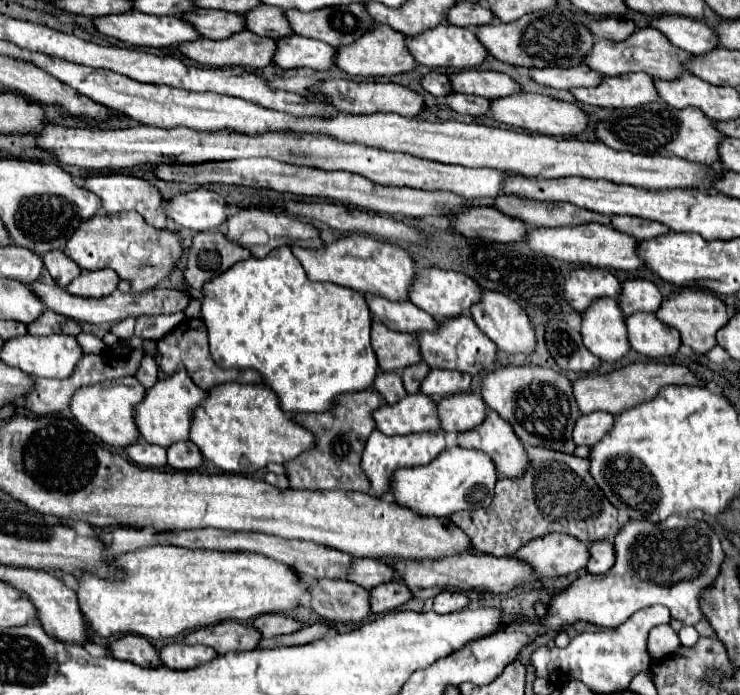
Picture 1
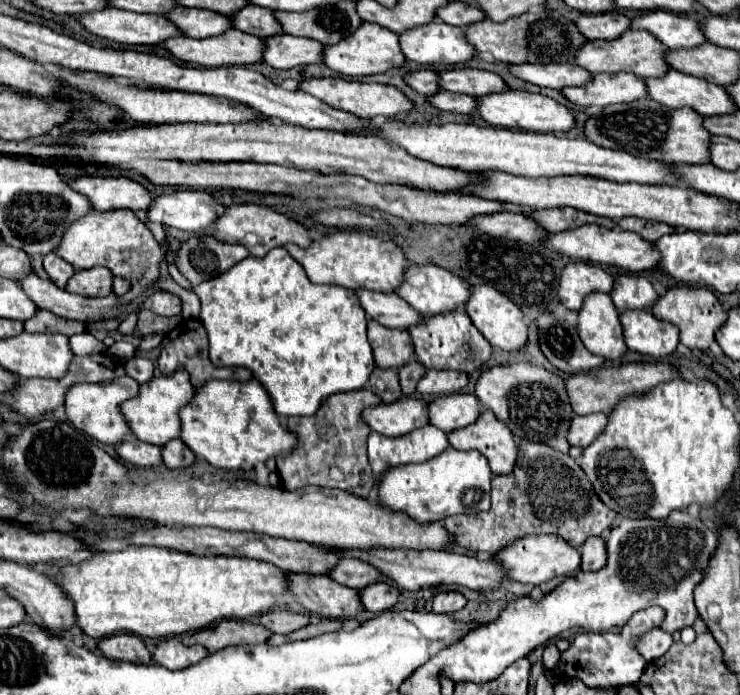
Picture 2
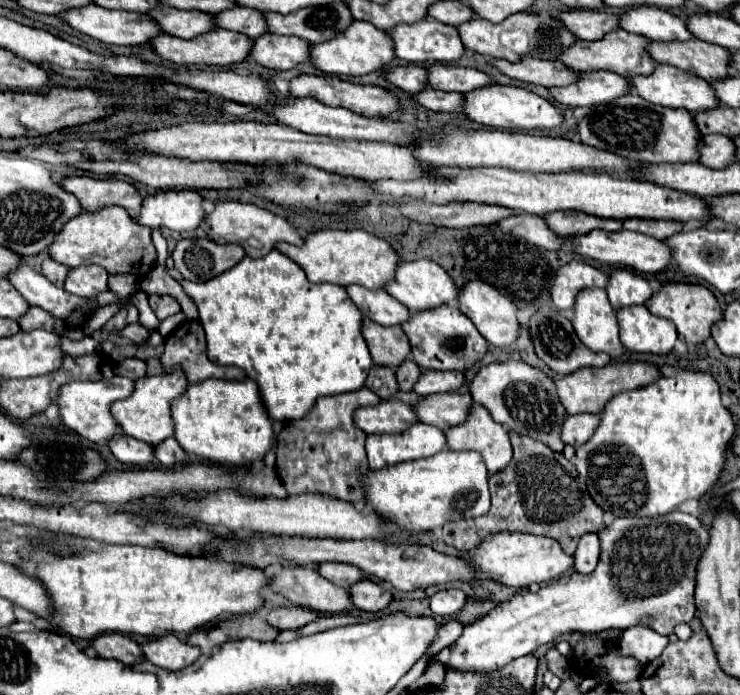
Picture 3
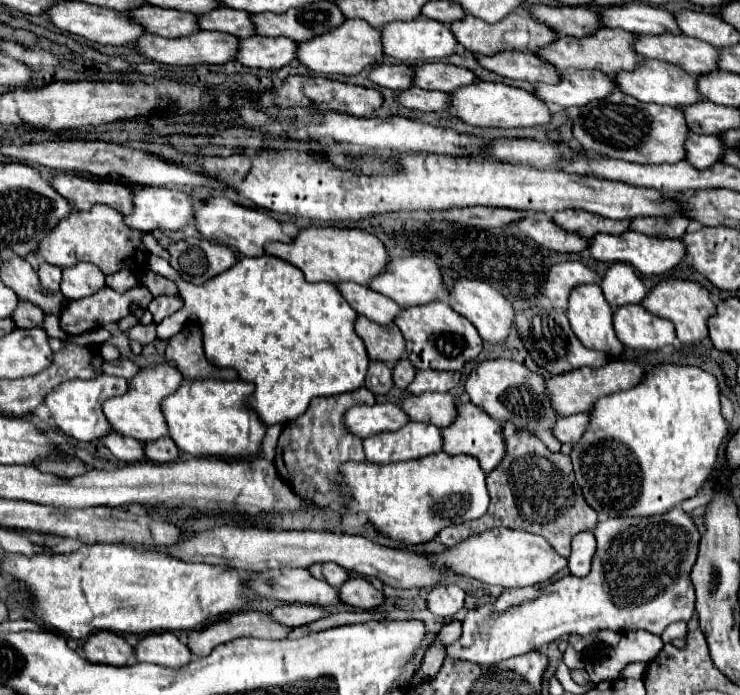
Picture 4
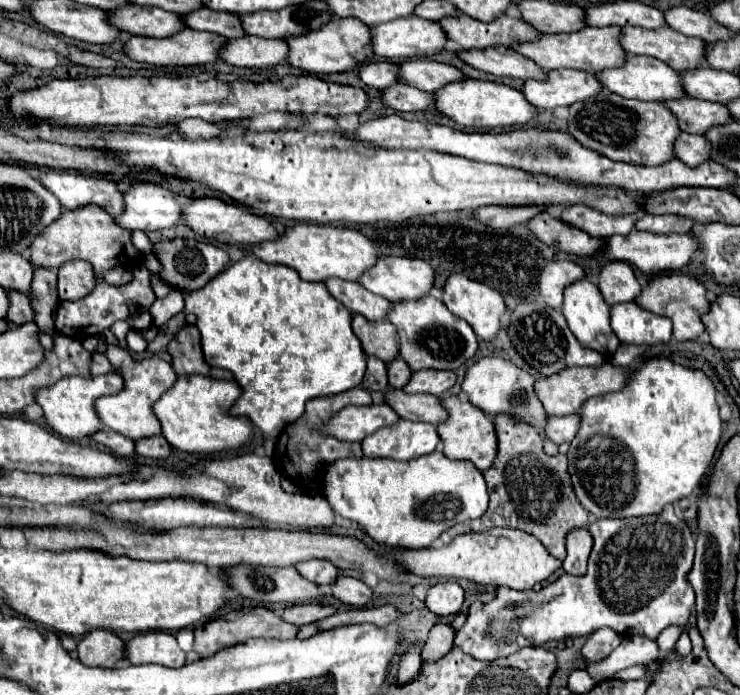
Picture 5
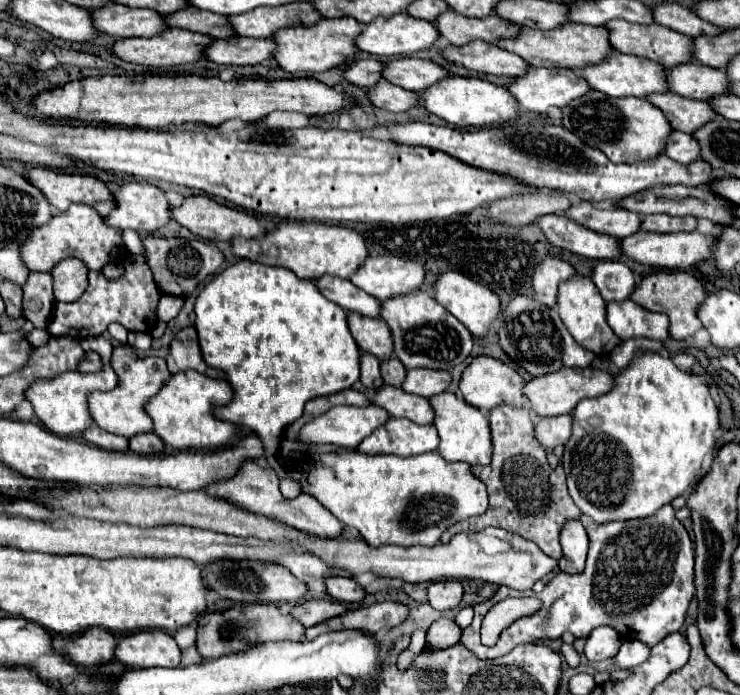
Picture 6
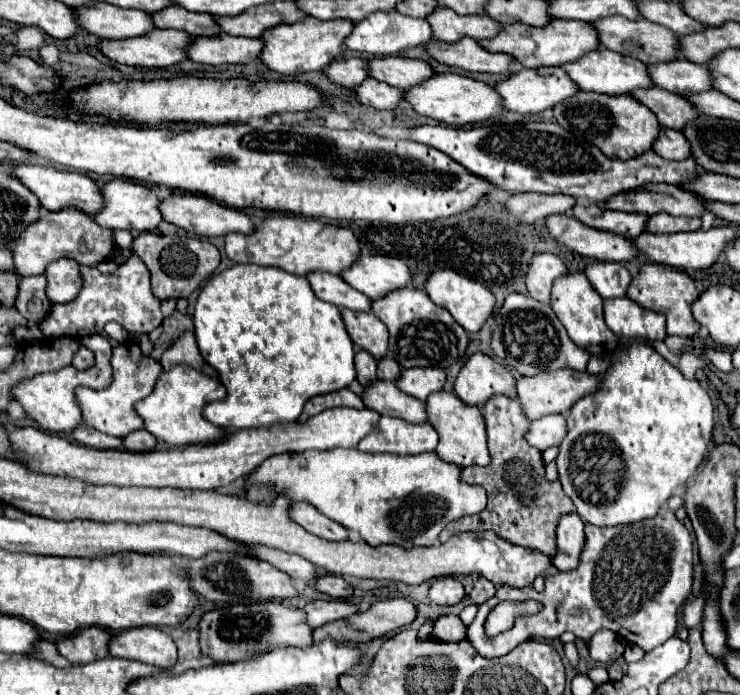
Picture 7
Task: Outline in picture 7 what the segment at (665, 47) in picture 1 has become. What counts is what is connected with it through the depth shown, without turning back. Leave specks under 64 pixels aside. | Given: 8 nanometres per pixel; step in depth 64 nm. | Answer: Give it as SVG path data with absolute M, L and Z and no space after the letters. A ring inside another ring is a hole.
M550 20L546 26L528 26L528 24L504 24L502 30L488 40L478 40L478 44L488 52L502 52L512 56L524 68L542 68L542 66L560 66L572 60L578 60L582 54L596 50L600 46L596 30L590 24L580 20Z

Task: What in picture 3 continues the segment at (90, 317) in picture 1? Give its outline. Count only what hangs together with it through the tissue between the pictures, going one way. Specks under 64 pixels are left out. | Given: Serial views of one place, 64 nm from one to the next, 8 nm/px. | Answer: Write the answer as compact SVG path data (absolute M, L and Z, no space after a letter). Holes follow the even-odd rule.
M20 262L18 268L8 272L6 280L24 296L30 306L40 306L60 320L68 318L80 306L90 304L90 300L86 298L78 298L64 292L62 288L56 288L42 274L34 272L26 262ZM158 294L150 296L150 308L154 310L154 314L160 320L164 320L164 318L180 312L180 304L172 296L158 296Z

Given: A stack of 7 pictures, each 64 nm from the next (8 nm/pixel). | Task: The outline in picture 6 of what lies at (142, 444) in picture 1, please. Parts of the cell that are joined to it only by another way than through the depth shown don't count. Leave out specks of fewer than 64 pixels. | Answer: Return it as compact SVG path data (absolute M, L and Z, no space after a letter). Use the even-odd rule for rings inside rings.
M96 426L86 428L80 436L88 444L94 444L94 446L104 448L104 450L118 450L118 452L126 452L128 450L128 440L126 438L116 436L116 434L110 434L110 432L104 432L104 430L96 428Z

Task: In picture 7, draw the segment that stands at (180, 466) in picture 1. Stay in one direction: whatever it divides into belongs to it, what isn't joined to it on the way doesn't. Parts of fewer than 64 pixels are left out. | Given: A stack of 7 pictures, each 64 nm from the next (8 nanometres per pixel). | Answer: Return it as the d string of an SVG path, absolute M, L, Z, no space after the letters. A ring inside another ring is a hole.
M136 430L124 438L124 448L136 450L136 452L140 450L146 452L146 450L152 450L154 446L156 446L156 438L146 430Z

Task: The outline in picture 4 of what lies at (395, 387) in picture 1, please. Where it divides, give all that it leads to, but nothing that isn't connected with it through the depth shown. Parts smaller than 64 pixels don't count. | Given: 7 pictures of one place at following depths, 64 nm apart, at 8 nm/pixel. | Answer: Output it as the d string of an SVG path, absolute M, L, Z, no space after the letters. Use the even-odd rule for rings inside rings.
M370 360L364 384L372 394L386 394L392 388L392 370L384 362Z

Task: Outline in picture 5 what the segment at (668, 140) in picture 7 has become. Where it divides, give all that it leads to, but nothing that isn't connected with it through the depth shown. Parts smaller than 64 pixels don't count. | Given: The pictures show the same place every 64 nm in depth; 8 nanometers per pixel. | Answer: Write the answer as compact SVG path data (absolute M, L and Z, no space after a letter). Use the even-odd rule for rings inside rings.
M682 132L674 142L674 156L688 166L700 164L708 160L708 144L704 144L702 136Z

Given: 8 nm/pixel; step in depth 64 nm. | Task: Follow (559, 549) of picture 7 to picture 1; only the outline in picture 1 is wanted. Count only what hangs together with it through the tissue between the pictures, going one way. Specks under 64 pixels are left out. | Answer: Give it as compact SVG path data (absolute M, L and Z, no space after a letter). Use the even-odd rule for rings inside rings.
M608 540L592 542L586 570L590 574L600 574L600 572L608 572L608 568L612 568L612 542Z

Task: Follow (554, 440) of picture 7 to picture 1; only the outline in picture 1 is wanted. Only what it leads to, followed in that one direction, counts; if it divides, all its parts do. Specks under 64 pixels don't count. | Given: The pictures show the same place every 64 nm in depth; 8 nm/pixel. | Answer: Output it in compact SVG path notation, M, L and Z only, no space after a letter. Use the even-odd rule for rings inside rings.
M594 412L594 414L580 416L574 426L574 444L594 446L612 428L612 424L614 424L614 416L606 412Z

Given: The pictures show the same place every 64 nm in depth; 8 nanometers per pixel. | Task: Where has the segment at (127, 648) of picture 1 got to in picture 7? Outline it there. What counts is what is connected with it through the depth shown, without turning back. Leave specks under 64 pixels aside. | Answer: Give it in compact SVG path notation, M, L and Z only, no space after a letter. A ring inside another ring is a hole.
M92 626L82 628L72 636L60 638L56 648L70 664L88 664L108 656L108 640L110 634L106 630Z

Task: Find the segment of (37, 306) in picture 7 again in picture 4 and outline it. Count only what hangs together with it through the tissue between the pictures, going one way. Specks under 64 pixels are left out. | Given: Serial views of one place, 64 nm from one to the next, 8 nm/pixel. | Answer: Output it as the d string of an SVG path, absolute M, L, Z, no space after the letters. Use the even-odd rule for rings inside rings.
M40 264L38 268L38 278L40 278L40 284L48 290L48 292L58 292L60 288L60 276L62 276L62 270L56 268L56 266L50 266L50 264ZM46 314L42 328L46 330L46 334L48 334L50 338L60 338L60 340L62 340L62 338L66 336L66 334L60 330L60 326L58 326L58 316L56 316L56 314Z

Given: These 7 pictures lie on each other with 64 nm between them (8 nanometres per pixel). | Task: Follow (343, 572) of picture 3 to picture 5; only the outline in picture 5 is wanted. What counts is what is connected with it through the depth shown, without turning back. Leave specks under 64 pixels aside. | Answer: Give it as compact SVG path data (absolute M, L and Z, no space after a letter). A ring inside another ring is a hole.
M306 560L294 564L298 574L314 584L332 584L334 578L338 578L336 566L328 560Z

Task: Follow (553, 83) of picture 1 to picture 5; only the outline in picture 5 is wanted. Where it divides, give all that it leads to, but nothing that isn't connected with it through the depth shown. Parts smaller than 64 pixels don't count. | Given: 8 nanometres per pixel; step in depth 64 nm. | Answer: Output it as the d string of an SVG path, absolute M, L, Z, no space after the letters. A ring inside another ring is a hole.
M494 46L494 48L484 48L484 50L462 50L458 52L458 58L470 64L476 70L494 74L494 76L510 76L518 80L528 80L528 78L542 78L544 80L544 70L536 68L532 60L520 56L518 52L512 52L506 46Z

